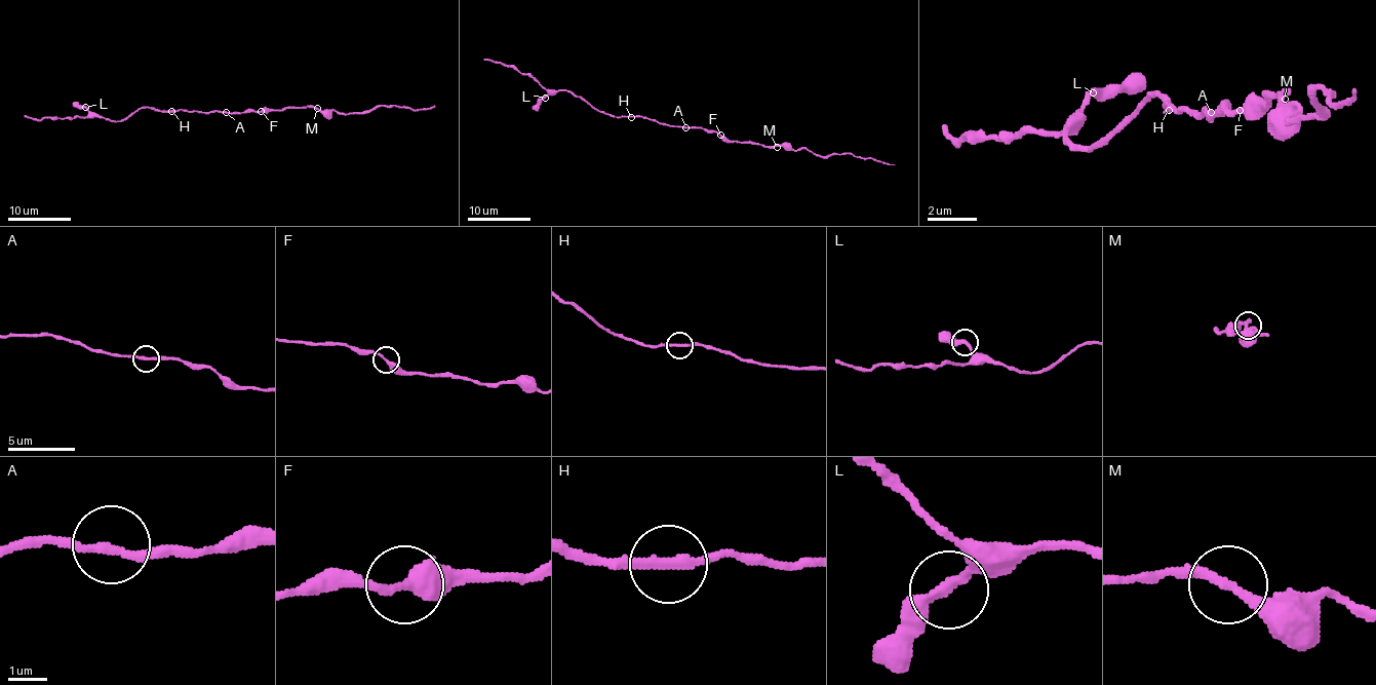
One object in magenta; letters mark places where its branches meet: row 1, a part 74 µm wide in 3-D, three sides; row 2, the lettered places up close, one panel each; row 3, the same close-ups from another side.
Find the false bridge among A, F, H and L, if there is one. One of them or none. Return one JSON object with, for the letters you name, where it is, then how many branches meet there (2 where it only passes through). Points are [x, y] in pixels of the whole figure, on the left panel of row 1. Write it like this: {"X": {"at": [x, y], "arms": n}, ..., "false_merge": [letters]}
{"false_merge": []}

